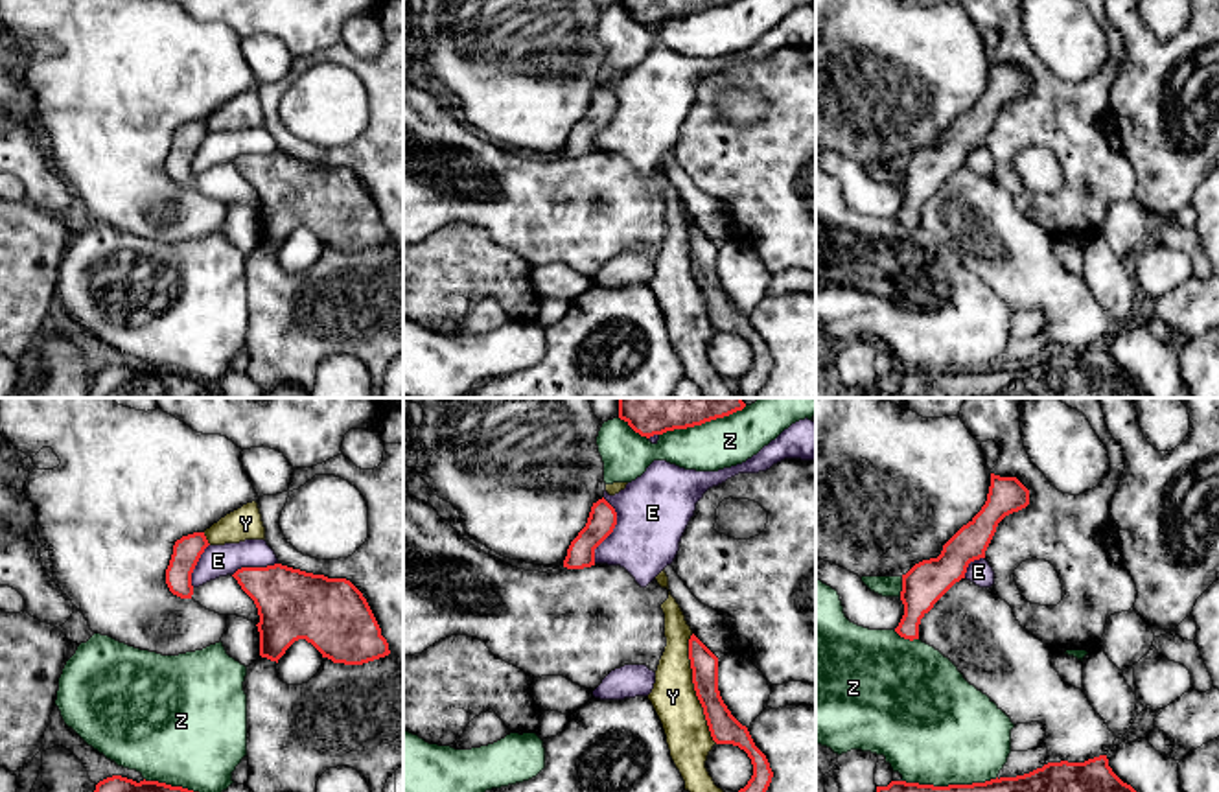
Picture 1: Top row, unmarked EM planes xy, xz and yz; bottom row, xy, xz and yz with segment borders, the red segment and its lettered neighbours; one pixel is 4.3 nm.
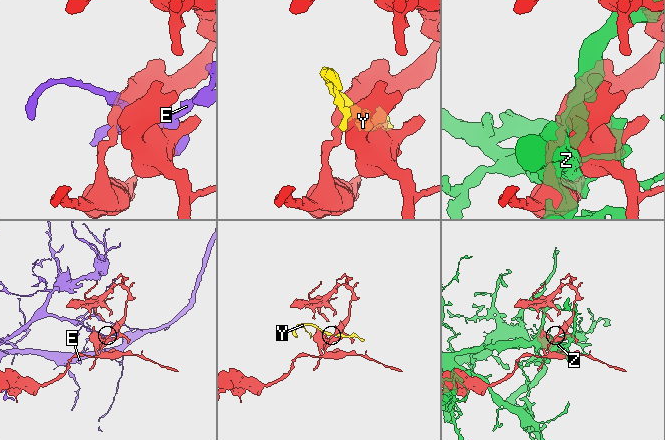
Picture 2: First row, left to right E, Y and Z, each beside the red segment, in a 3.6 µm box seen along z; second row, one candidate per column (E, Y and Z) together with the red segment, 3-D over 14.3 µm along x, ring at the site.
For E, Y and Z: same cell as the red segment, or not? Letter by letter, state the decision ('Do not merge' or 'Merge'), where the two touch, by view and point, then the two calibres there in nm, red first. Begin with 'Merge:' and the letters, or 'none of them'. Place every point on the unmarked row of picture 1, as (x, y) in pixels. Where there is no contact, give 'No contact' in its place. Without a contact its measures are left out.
Merge: none of them
E: Do not merge. Touches red at xz (612, 118). Thickness 130 nm (red) against 320 nm
Y: Do not merge. Touches red at xz (695, 277). Thickness 130 nm (red) against 190 nm
Z: Do not merge. Touches red at xz (634, 17). Thickness 110 nm (red) against 200 nm

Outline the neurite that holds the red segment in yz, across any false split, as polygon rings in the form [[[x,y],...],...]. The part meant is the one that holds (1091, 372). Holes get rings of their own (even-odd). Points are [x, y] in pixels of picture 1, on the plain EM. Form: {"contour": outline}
{"contour": [[[1107,343],[1085,350],[1048,350],[1016,365],[972,372],[891,368],[871,389],[842,385],[838,398],[1147,398],[1138,379],[1109,354]]]}

